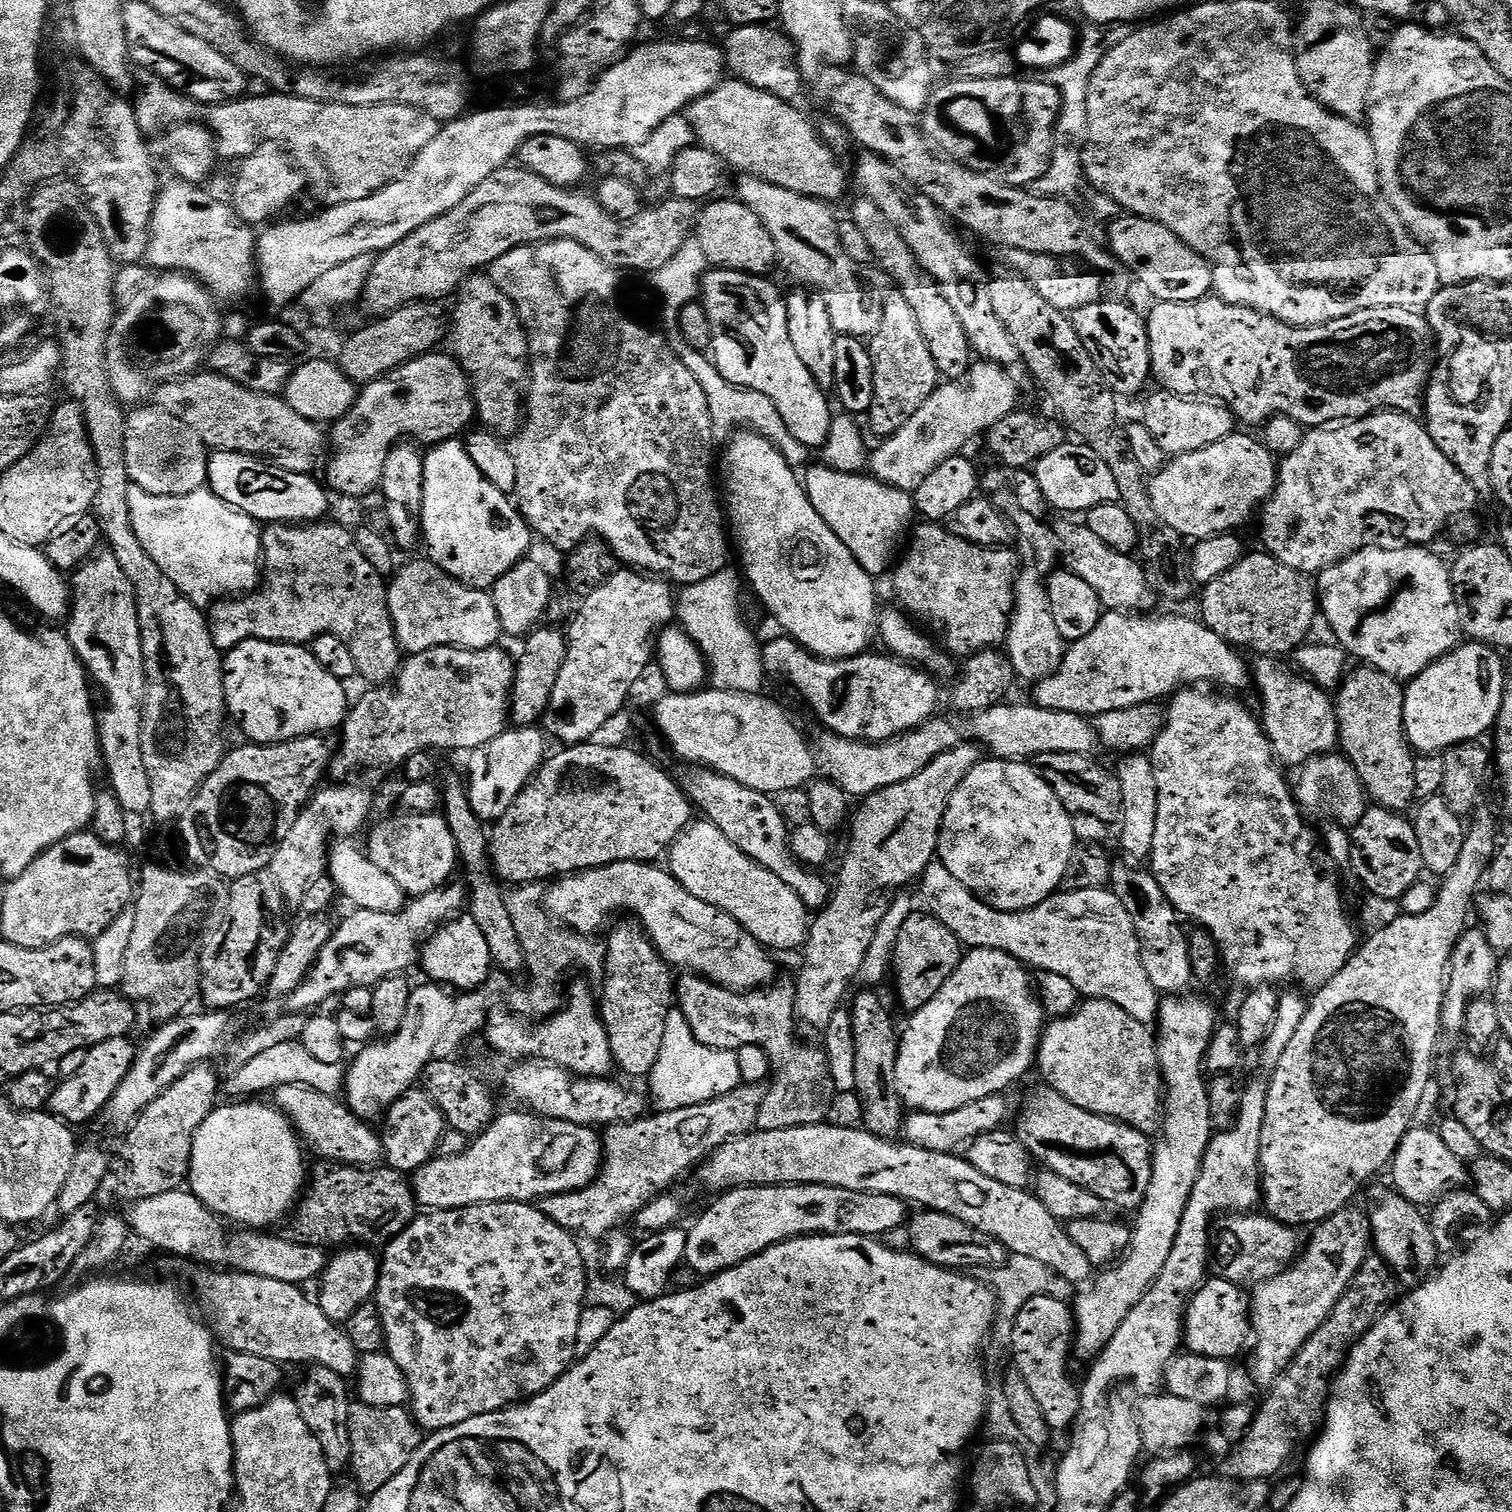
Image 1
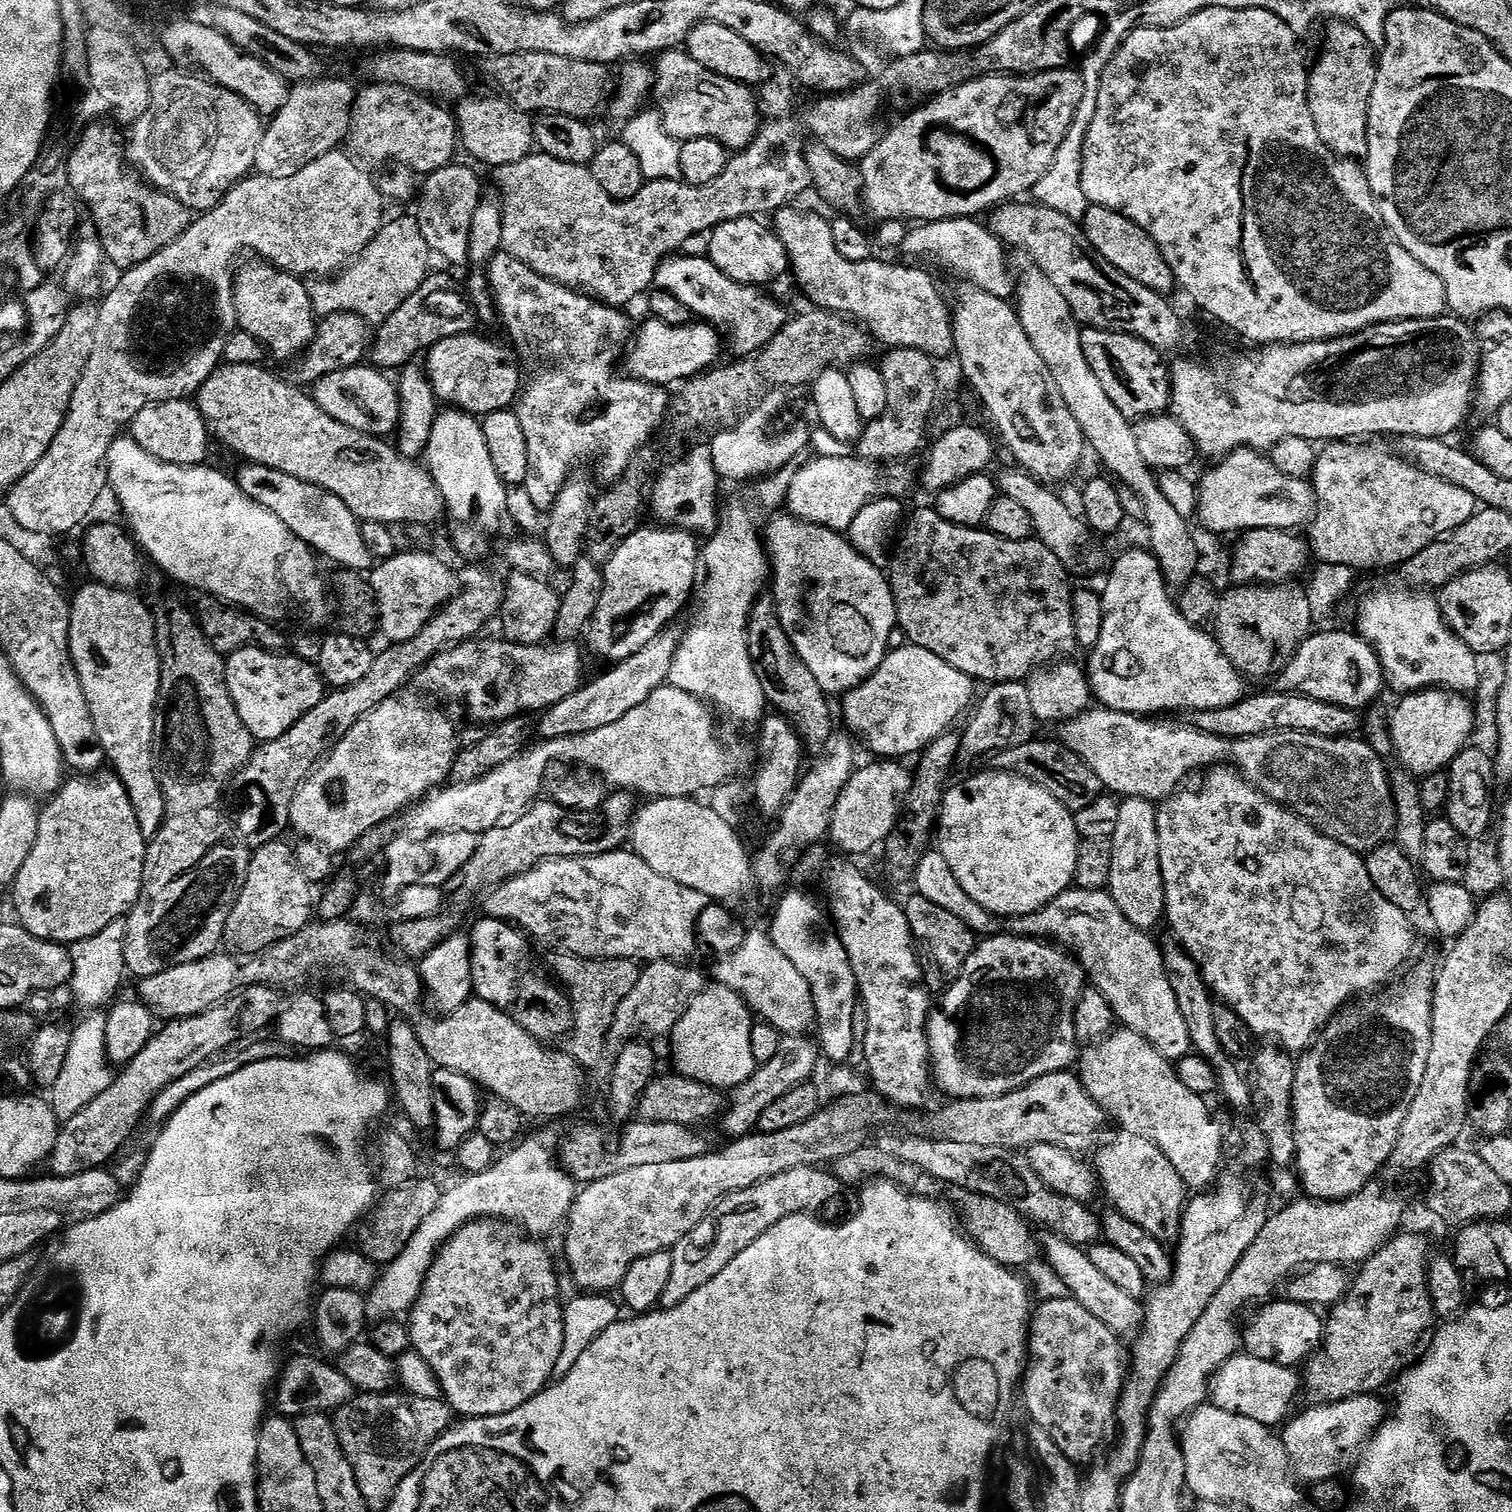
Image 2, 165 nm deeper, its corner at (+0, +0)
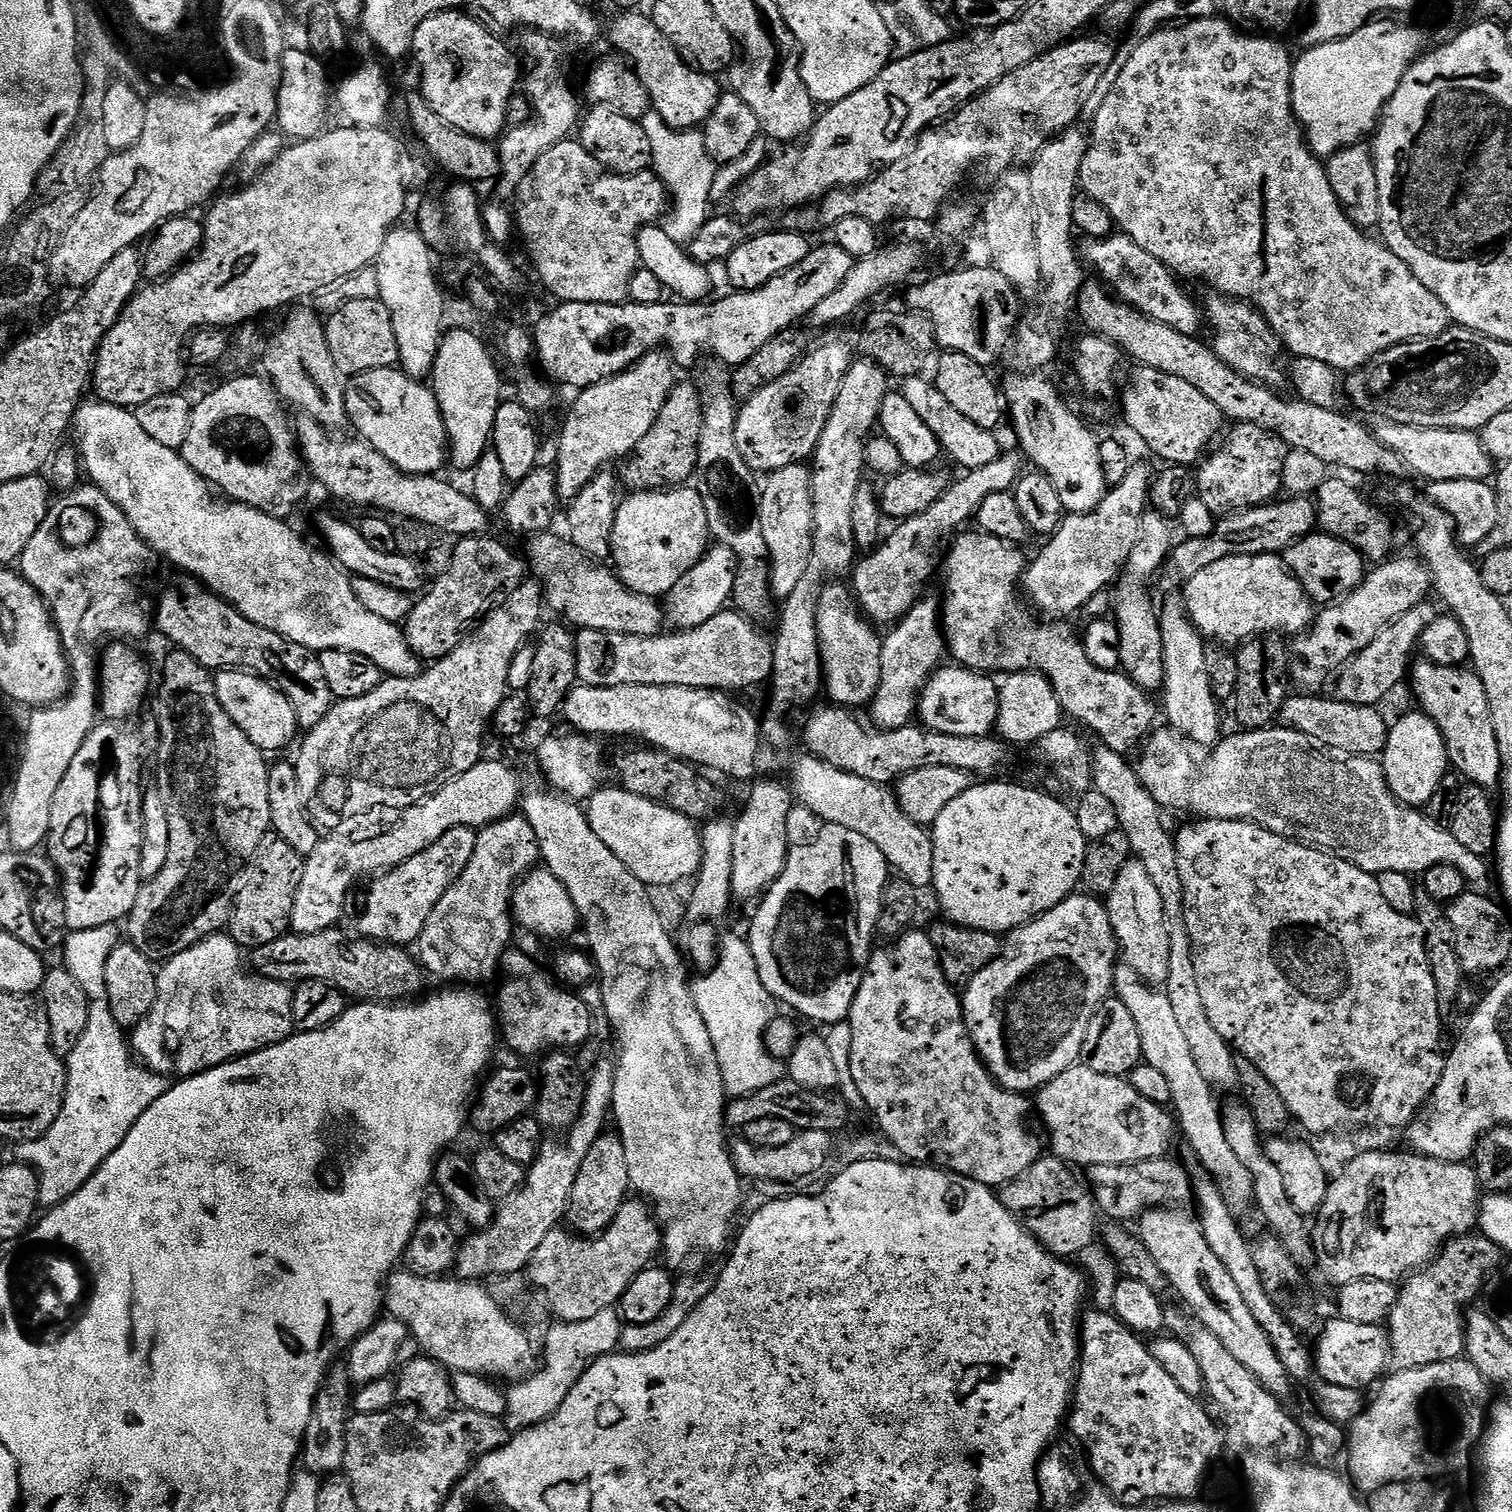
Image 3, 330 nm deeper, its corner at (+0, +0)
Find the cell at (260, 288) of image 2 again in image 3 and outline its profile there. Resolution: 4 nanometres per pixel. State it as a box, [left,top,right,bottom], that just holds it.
[262,306,348,430]

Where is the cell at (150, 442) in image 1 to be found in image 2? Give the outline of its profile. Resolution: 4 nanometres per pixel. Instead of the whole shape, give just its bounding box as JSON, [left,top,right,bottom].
[130,399,210,466]

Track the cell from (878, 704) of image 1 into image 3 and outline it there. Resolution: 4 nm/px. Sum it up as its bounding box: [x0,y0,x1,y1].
[918,666,1000,738]

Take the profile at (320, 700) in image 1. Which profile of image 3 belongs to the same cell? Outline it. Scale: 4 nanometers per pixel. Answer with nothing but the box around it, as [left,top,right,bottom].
[215,670,298,754]

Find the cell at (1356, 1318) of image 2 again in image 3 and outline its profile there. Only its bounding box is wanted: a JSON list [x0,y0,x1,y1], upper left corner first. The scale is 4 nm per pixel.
[1386,1234,1501,1369]

